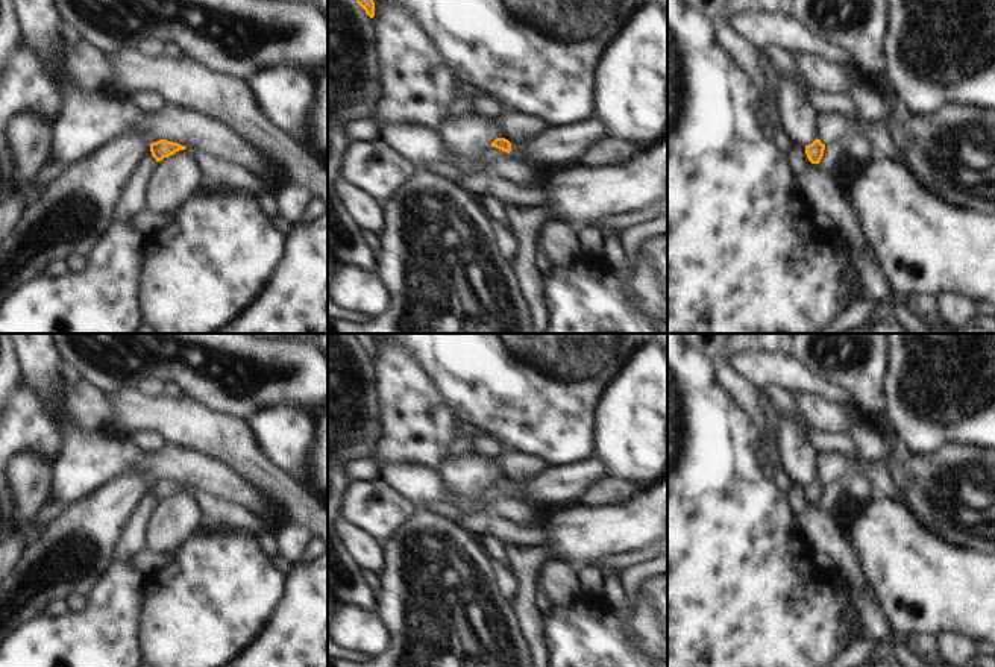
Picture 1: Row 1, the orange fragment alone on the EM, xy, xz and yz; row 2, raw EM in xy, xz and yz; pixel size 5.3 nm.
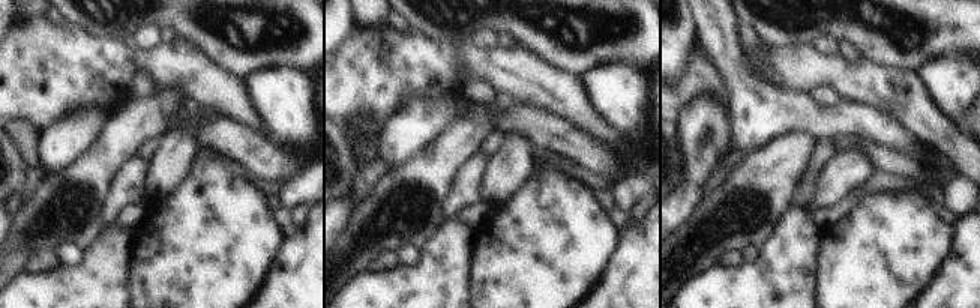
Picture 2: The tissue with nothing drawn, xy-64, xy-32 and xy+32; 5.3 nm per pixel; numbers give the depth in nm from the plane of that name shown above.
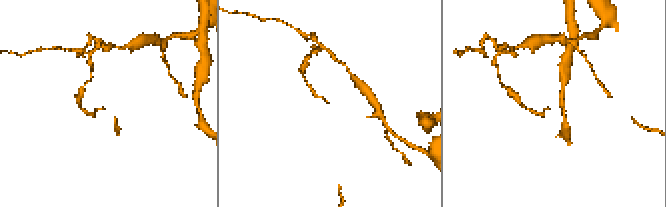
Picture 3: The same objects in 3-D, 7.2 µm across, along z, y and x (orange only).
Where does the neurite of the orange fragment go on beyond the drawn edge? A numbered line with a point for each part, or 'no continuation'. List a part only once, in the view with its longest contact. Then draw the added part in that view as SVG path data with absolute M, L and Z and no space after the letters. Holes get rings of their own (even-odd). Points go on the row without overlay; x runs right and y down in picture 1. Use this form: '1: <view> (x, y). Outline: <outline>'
no continuation

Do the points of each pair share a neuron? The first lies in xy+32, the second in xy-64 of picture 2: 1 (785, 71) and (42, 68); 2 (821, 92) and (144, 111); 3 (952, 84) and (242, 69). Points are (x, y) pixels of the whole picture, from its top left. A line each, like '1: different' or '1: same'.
1: different
2: different
3: different

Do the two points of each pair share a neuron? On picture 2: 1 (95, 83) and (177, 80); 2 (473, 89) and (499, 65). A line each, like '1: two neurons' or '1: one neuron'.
1: two neurons
2: two neurons

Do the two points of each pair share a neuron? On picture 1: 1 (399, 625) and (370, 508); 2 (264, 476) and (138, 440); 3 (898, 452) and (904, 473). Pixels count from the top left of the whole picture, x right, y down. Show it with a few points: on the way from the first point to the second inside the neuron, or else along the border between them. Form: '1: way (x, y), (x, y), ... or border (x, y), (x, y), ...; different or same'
1: border (408, 517), (381, 541); different
2: border (129, 434), (138, 429), (153, 429), (166, 443); different
3: way (898, 457), (900, 469); same

